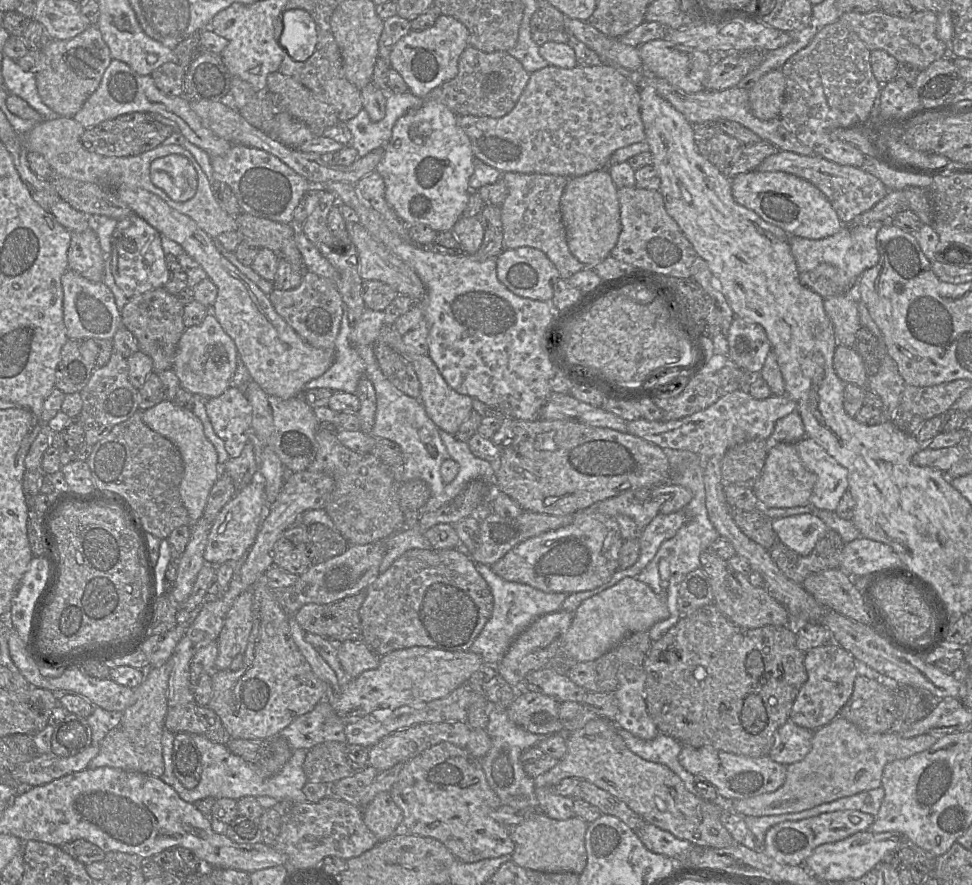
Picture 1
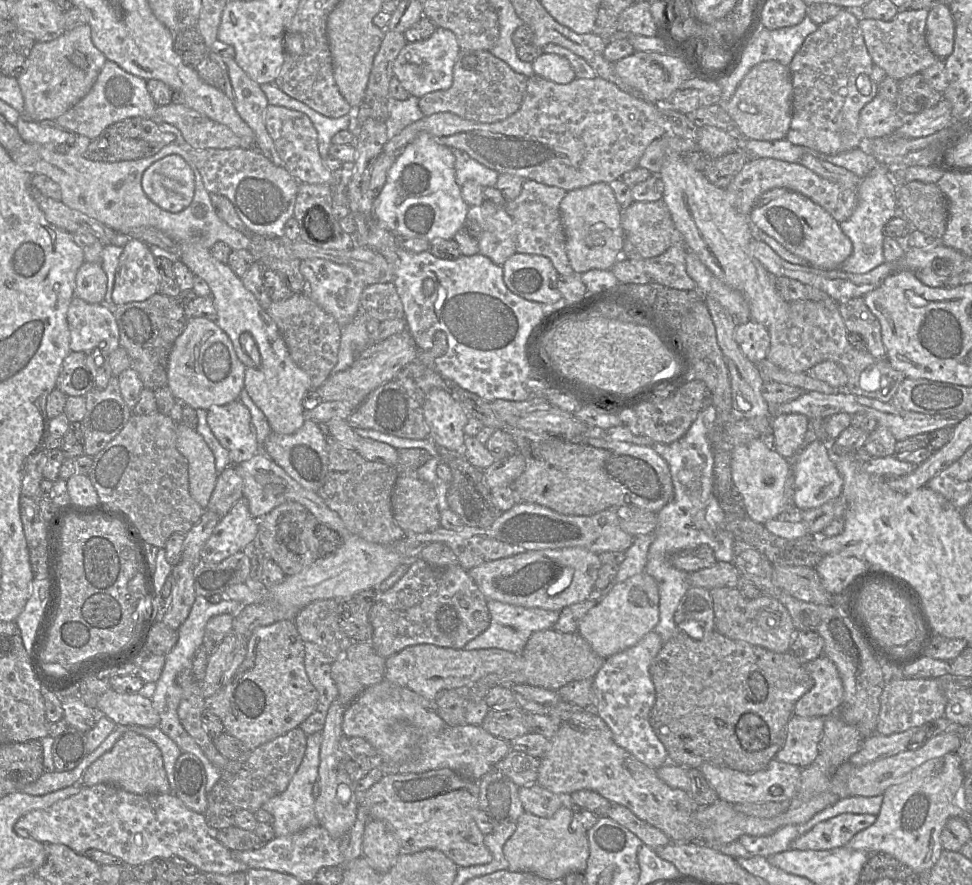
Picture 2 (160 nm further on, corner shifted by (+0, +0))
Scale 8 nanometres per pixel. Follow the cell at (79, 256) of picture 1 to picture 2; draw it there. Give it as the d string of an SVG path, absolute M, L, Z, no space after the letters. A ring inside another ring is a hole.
M84 262L76 274L74 297L99 304L104 301L106 289L107 275L102 264Z

